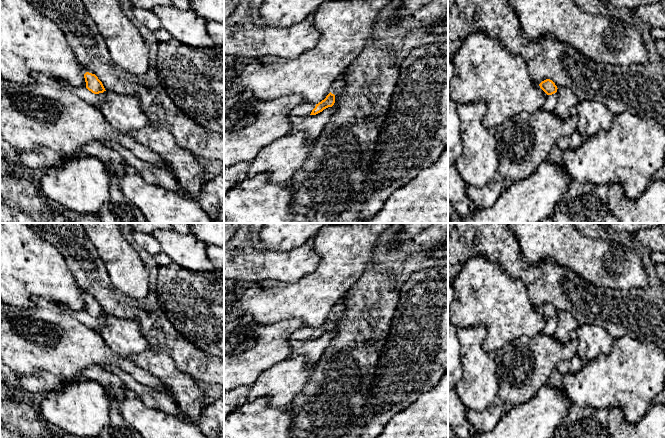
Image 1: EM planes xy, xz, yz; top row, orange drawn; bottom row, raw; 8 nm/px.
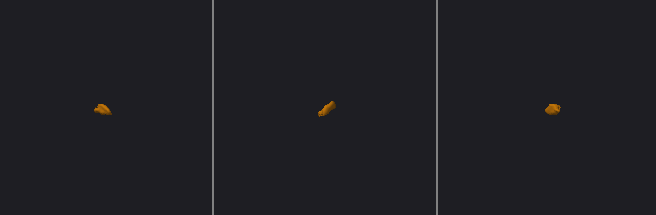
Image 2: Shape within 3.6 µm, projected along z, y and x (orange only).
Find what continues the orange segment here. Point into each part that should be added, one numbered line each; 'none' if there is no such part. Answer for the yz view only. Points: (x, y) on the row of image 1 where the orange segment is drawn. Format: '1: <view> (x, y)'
1: yz (551, 100)

